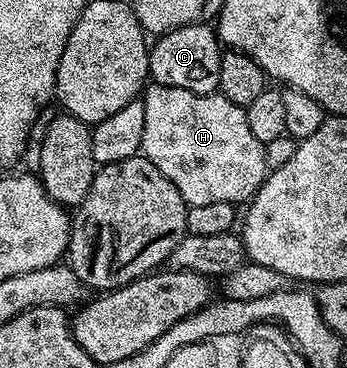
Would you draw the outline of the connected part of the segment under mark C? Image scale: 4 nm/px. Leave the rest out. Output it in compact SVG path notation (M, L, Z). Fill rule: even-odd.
M203 22L189 23L175 27L158 35L150 43L147 56L147 72L150 81L156 86L185 88L198 94L214 94L219 90L221 62L224 51L221 49L218 33Z

